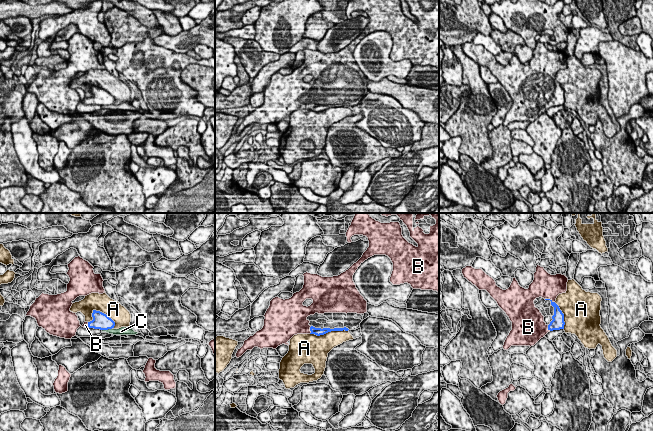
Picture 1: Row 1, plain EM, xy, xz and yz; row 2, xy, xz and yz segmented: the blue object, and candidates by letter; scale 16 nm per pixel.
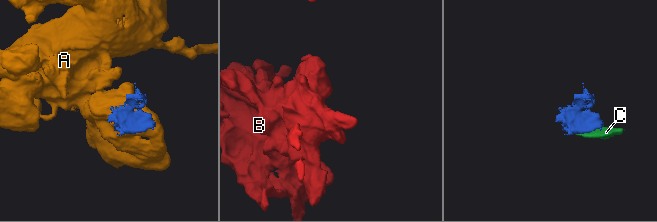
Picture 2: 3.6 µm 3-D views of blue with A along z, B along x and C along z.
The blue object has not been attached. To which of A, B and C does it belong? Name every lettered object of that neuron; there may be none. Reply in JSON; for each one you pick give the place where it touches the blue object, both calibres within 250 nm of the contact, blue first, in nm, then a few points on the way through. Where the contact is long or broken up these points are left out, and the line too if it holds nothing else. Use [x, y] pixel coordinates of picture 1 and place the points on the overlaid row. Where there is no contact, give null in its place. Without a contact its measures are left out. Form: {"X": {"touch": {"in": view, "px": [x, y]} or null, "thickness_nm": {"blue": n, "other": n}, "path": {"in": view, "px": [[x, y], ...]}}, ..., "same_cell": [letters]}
{"B": {"touch": {"in": "yz", "px": [550, 300]}, "thickness_nm": {"blue": 130, "other": 400}}, "same_cell": ["B"]}

